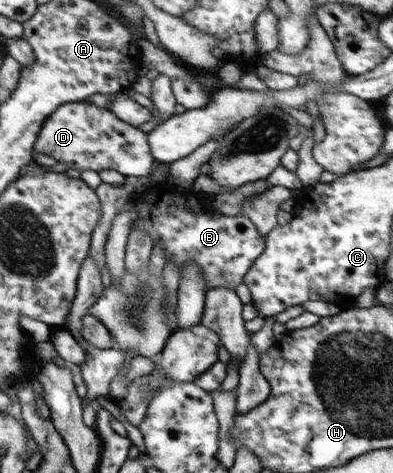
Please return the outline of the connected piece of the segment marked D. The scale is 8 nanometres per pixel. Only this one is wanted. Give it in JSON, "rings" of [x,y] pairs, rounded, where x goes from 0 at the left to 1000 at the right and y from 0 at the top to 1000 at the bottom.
{"rings":[[[211,211],[158,220],[109,260],[89,298],[92,317],[79,345],[94,345],[92,323],[132,330],[176,351],[176,364],[211,359],[298,359],[316,372],[377,372],[399,342],[374,302],[377,275],[313,258],[272,228],[247,226]]]}

